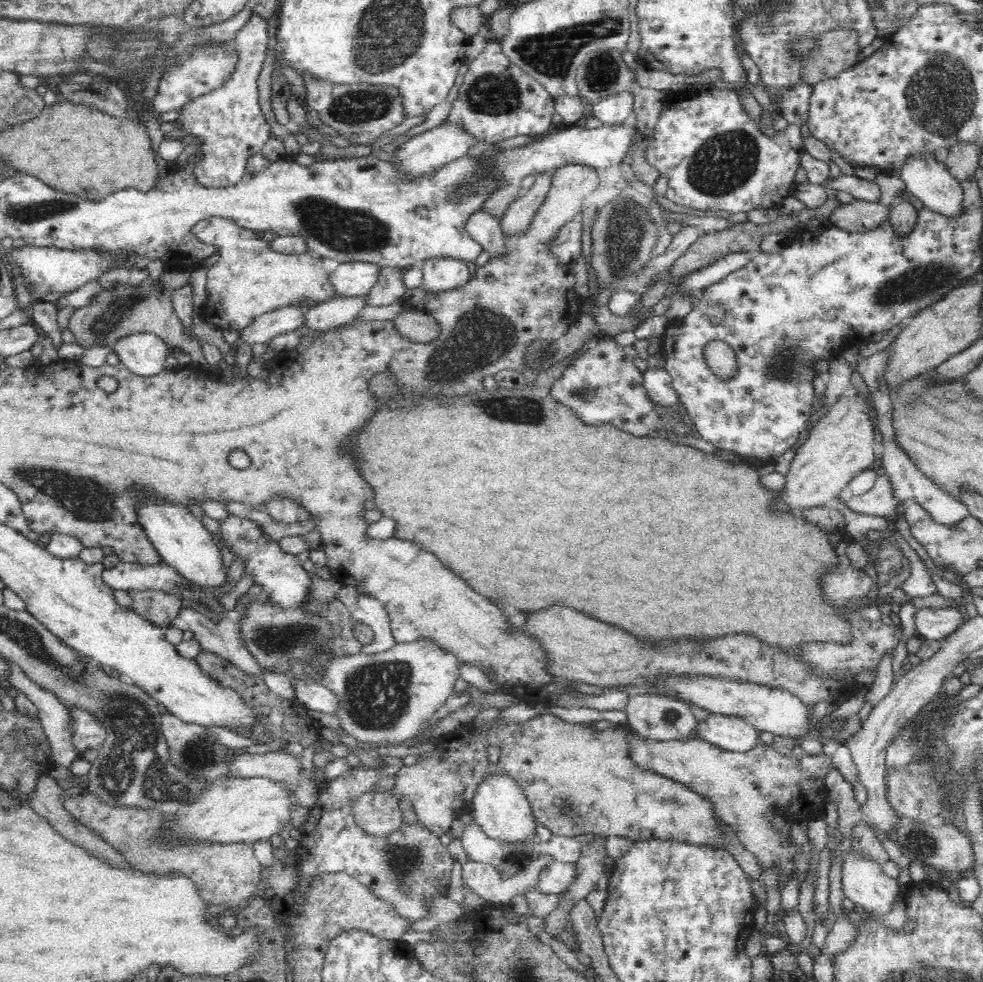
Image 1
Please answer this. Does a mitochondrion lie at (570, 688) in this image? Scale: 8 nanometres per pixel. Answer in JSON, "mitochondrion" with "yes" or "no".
{"mitochondrion":"no"}

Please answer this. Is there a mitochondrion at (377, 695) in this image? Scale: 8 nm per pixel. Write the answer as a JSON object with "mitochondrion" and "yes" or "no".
{"mitochondrion":"yes"}

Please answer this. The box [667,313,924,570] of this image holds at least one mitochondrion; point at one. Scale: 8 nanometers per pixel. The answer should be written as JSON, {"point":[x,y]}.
{"point":[786,362]}

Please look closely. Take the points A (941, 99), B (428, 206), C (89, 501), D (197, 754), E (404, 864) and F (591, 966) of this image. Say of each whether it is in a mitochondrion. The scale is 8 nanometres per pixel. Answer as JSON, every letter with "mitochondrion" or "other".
{"A":"mitochondrion","B":"other","C":"mitochondrion","D":"mitochondrion","E":"mitochondrion","F":"other"}

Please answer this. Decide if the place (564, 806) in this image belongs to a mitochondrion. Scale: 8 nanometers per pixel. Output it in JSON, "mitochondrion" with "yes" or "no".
{"mitochondrion":"yes"}

